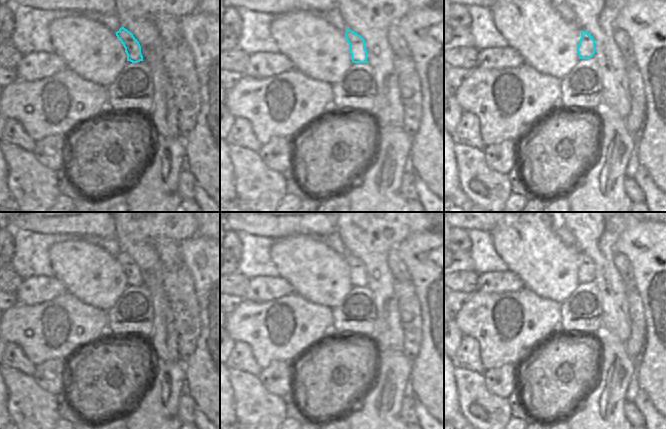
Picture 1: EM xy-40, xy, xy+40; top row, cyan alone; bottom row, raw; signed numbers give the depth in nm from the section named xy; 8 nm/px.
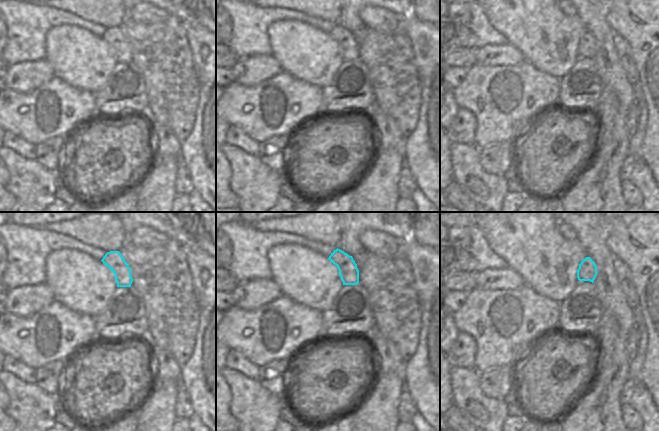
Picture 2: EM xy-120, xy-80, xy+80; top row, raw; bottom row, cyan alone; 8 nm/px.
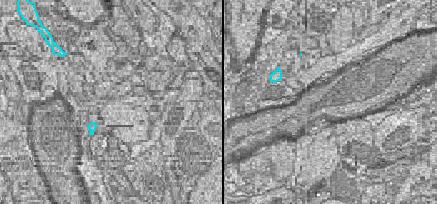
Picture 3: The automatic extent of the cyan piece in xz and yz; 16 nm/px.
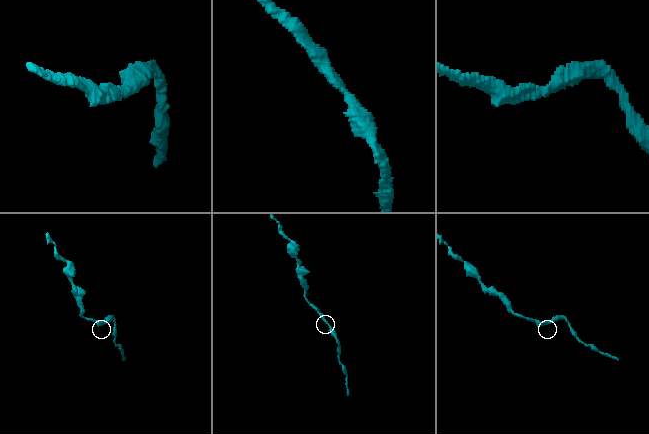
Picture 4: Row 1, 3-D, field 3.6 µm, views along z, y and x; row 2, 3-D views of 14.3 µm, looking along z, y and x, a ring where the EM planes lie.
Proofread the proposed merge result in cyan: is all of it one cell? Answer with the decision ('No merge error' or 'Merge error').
No merge error.

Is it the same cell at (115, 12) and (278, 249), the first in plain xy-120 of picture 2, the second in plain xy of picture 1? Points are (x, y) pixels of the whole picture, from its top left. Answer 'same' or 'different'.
different

